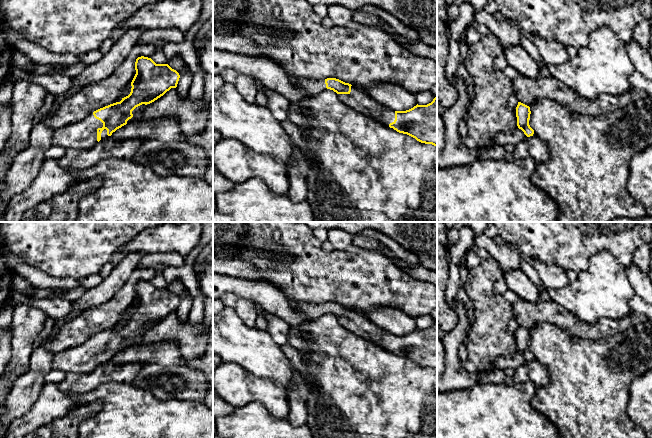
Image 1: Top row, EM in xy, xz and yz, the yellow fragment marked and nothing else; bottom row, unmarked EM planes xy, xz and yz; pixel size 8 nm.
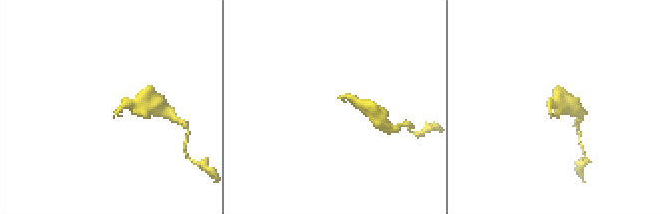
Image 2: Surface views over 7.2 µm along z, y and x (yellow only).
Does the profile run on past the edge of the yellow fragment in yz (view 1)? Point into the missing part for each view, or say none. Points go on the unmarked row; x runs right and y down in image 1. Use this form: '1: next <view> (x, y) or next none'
1: next none

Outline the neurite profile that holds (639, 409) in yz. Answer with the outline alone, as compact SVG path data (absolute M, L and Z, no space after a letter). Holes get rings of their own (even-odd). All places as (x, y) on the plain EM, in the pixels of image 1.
M652 369L632 381L627 414L633 423L645 432L646 438L652 438Z

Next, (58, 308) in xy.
M12 291L10 293L9 301L13 304L13 306L22 303L38 308L47 313L54 320L64 318L73 308L72 302L61 298L42 299L34 296L26 296L25 294L17 291Z

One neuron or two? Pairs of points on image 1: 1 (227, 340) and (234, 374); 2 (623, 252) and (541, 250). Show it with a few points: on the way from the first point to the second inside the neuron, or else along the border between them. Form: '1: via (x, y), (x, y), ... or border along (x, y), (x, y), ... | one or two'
1: border along (223, 361), (238, 364), (252, 373) | two
2: via (603, 244), (588, 244), (585, 247), (561, 247) | one

